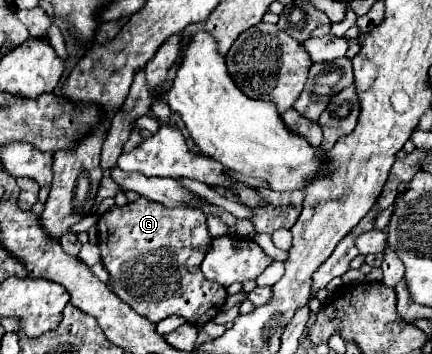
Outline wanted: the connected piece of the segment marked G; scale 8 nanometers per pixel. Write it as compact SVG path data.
M142 196L126 206L112 206L98 220L98 248L102 252L102 264L110 274L108 288L150 322L160 322L168 316L182 316L190 324L202 326L222 312L228 296L226 288L216 286L216 282L208 282L200 272L200 262L204 260L204 254L208 254L210 244L212 236L208 234L206 214L202 210L166 208L160 202L152 202Z

